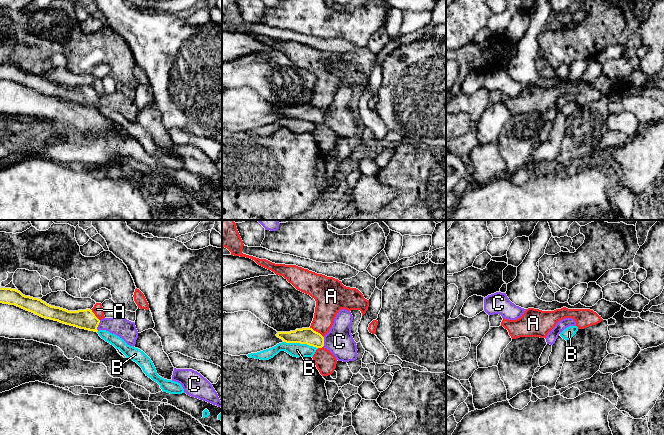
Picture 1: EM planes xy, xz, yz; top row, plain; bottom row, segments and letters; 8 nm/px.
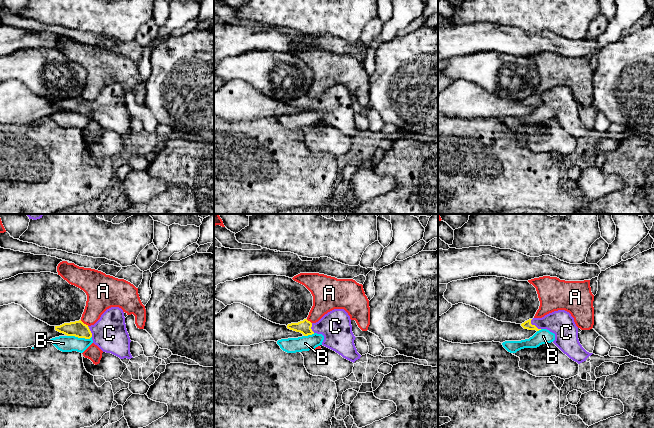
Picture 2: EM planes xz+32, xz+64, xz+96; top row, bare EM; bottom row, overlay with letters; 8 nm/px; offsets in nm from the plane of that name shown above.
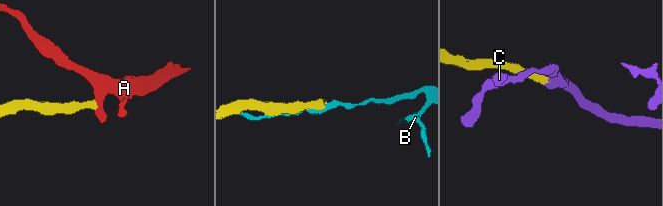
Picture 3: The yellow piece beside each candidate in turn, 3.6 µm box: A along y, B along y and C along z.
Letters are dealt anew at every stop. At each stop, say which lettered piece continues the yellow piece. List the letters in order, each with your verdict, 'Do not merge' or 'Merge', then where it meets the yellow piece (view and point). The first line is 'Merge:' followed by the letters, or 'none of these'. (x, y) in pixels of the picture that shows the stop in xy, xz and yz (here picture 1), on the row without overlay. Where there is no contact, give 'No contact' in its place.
Merge: C
A: Do not merge. Touches yellow at xz (315, 107)
B: Do not merge. Touches yellow at xz (300, 119)
C: Merge. Touches yellow at xy (98, 100)

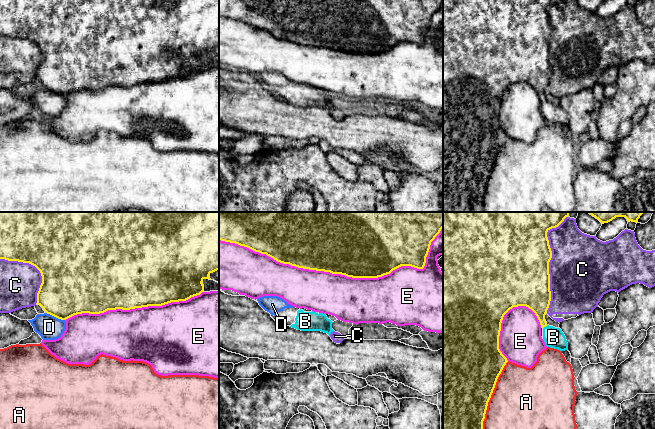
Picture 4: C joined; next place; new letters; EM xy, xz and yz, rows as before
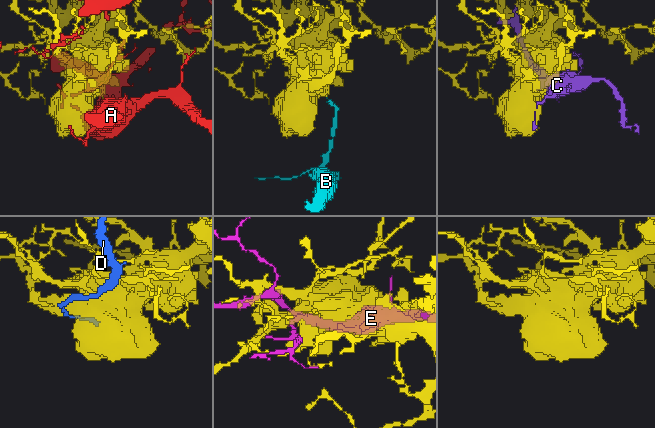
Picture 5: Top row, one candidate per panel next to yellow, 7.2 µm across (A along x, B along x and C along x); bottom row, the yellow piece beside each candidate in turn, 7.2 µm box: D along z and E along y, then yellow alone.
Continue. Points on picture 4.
Merge: none of these
A: Do not merge. Touches yellow at yz (490, 173)
B: Do not merge. Touches yellow at yz (545, 102)
C: Do not merge. Touches yellow at yz (548, 42)
D: Do not merge. Touches yellow at xy (55, 92)
E: Do not merge. Touches yellow at xz (341, 50)

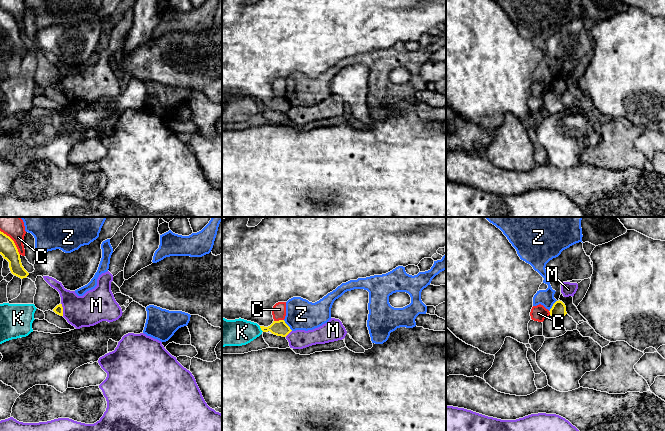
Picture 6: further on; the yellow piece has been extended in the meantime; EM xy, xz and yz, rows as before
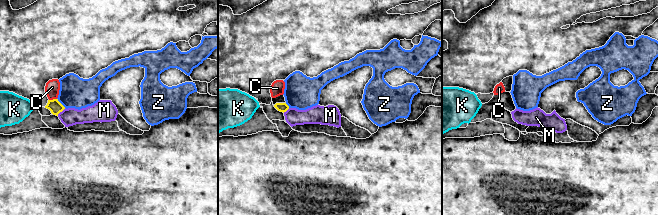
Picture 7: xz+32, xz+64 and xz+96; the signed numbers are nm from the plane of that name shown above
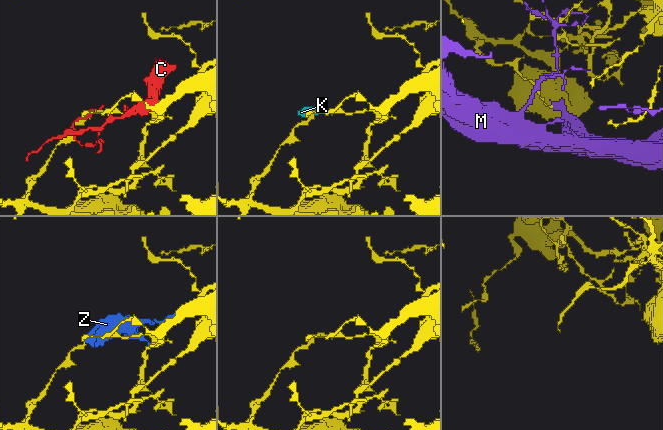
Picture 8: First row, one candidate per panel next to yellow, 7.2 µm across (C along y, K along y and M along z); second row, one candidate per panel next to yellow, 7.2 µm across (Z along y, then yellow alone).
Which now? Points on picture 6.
Merge: none of these
C: Do not merge. Touches yellow at xz (279, 96)
K: Do not merge. Touches yellow at xz (261, 105)
M: Do not merge. Touches yellow at xy (62, 85)
Z: Do not merge. Touches yellow at xz (287, 101)

